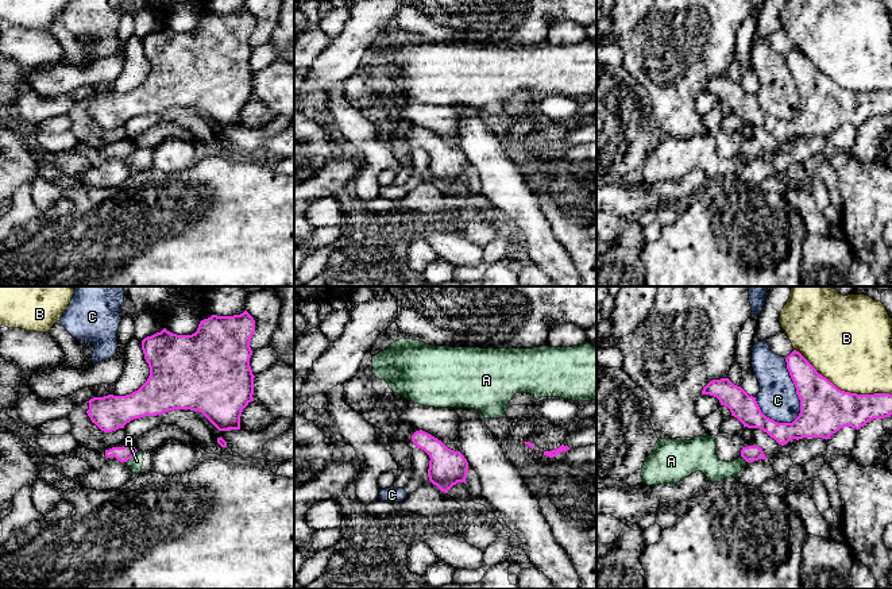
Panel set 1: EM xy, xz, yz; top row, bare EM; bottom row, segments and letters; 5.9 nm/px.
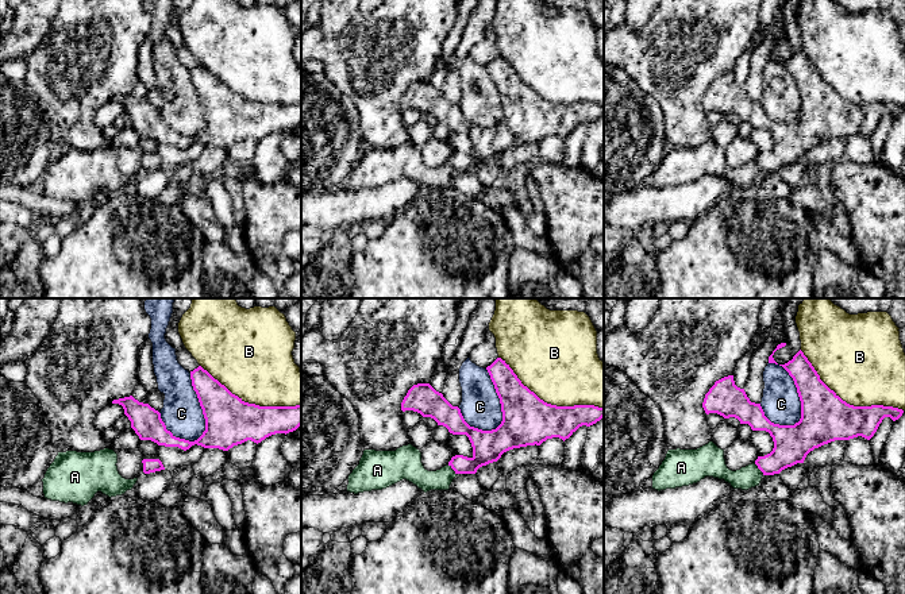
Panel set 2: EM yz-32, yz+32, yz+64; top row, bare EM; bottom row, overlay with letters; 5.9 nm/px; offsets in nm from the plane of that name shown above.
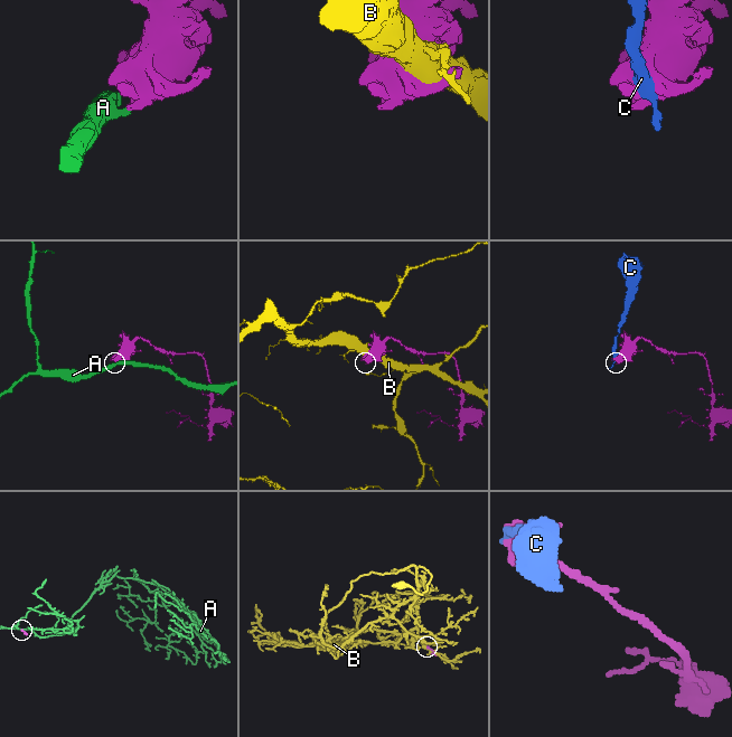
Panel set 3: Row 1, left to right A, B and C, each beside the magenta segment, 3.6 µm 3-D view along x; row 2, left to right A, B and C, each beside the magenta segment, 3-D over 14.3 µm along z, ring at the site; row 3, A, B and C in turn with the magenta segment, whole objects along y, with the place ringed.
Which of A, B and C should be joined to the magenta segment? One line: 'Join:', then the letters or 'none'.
Join: none

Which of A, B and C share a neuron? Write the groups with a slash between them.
A / B / C

